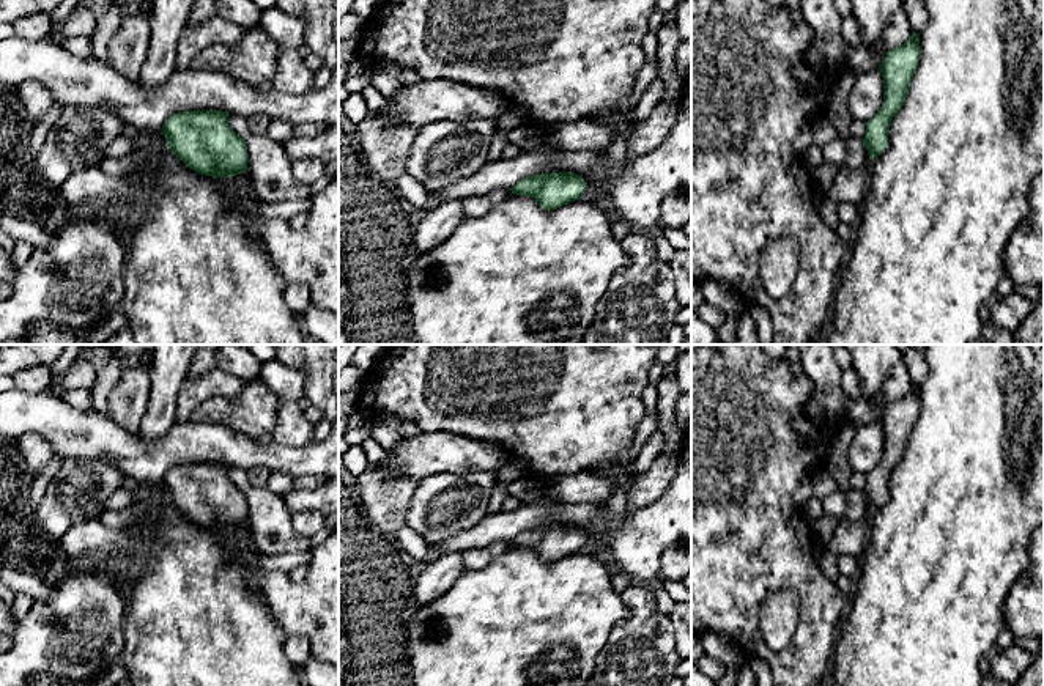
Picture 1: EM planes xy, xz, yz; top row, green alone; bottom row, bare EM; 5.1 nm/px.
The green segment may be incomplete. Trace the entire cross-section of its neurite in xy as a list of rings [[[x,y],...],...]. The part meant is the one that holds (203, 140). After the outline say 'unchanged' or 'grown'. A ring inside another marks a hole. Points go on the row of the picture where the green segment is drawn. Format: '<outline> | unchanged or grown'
[[[191,110],[172,115],[162,126],[167,148],[191,170],[230,178],[247,170],[246,142],[230,127],[228,112]]] | unchanged

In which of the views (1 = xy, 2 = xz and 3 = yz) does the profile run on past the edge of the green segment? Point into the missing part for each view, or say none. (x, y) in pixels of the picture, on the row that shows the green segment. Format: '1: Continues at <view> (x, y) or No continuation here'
1: No continuation here
2: No continuation here
3: No continuation here

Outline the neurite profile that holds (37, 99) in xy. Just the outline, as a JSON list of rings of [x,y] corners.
[[[25,82],[14,88],[24,107],[25,118],[35,127],[47,112],[57,104],[52,93],[39,82]]]

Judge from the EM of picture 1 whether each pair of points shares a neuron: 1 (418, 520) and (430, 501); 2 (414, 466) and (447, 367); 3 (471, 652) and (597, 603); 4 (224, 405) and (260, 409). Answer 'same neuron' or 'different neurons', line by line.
1: same neuron
2: different neurons
3: same neuron
4: same neuron

